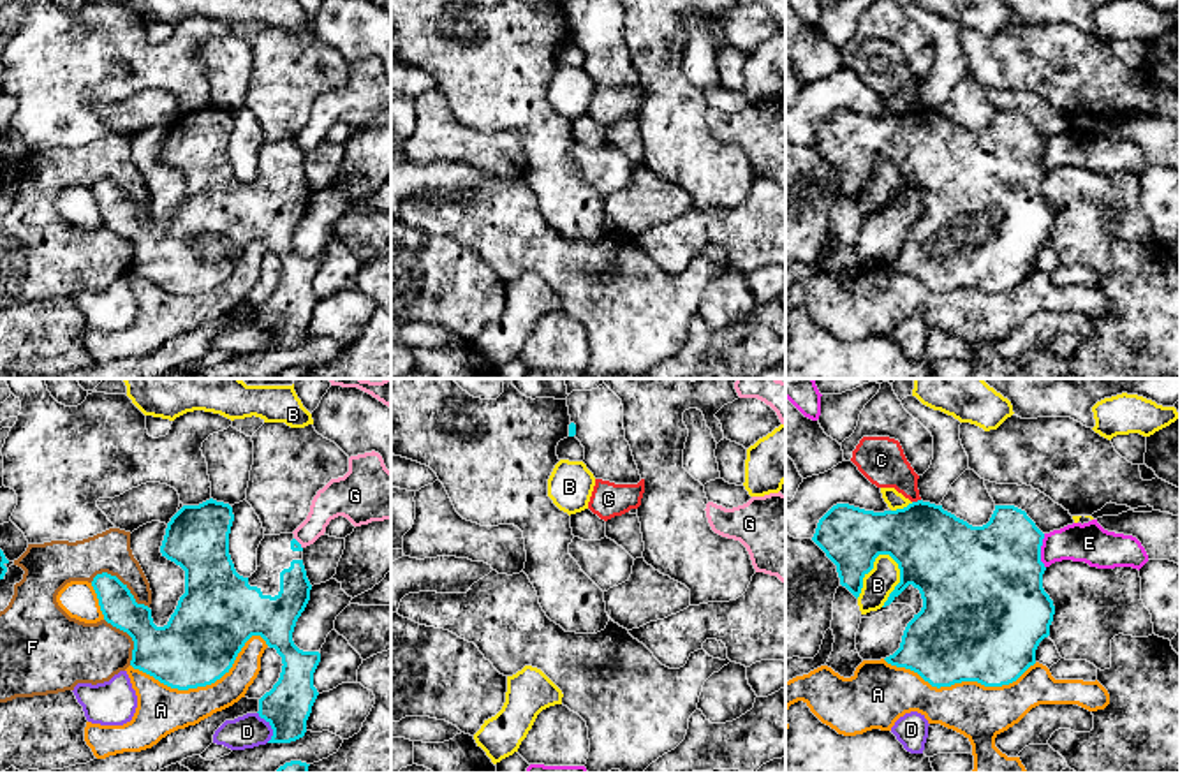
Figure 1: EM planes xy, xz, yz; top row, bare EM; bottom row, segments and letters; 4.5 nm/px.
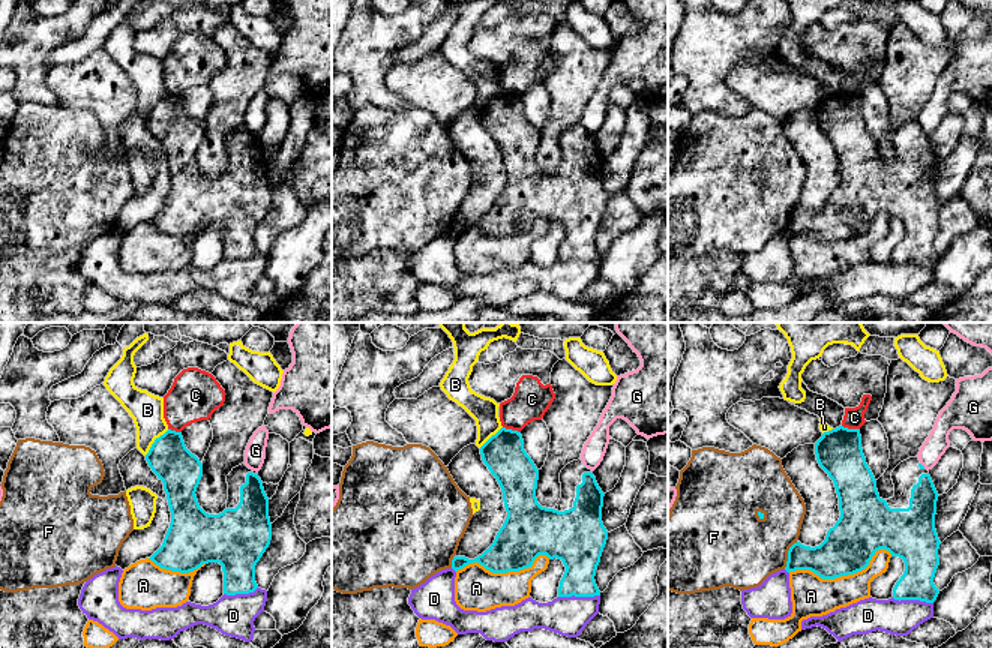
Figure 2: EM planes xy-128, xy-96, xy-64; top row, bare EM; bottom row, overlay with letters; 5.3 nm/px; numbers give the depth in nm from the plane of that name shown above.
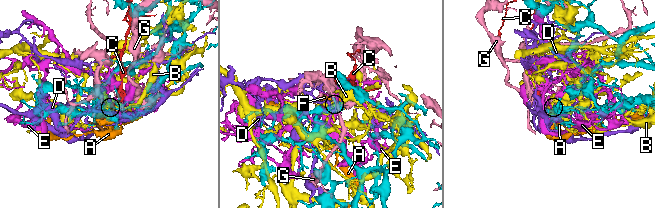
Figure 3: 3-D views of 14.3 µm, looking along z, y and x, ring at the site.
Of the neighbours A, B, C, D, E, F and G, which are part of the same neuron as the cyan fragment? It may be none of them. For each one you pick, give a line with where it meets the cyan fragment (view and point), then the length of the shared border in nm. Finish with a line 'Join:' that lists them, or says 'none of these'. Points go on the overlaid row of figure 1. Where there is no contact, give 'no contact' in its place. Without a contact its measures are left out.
Join: none of these

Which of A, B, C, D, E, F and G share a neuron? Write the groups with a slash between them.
A / B / C / D / E / F / G

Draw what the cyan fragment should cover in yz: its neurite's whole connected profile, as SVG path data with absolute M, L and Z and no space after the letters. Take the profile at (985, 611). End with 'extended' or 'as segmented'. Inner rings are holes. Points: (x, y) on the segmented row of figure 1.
M912 502L903 509L874 512L849 504L833 505L817 523L812 541L837 565L840 585L856 599L863 578L874 569L879 555L889 555L900 569L900 583L882 607L889 606L909 585L919 590L923 607L907 623L900 648L884 660L896 667L918 673L932 687L951 687L962 681L977 681L985 687L1002 687L1016 681L1036 664L1039 643L1050 636L1055 606L1043 588L1046 571L1041 562L1044 534L1014 505L995 505L990 521L972 526L967 521L930 502Z | as segmented

